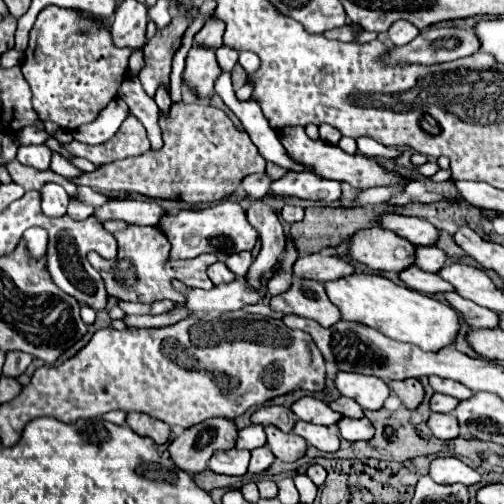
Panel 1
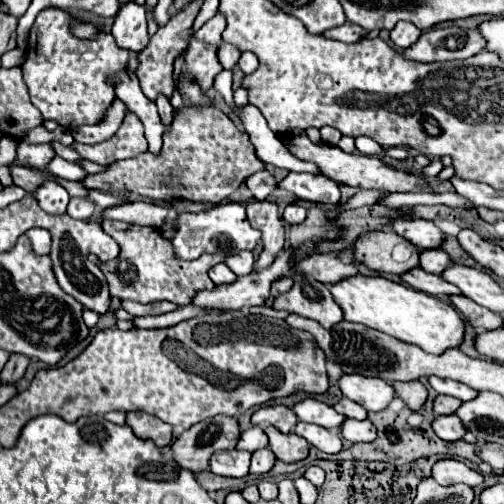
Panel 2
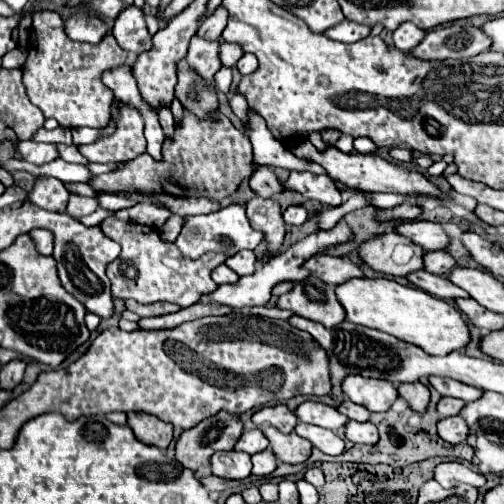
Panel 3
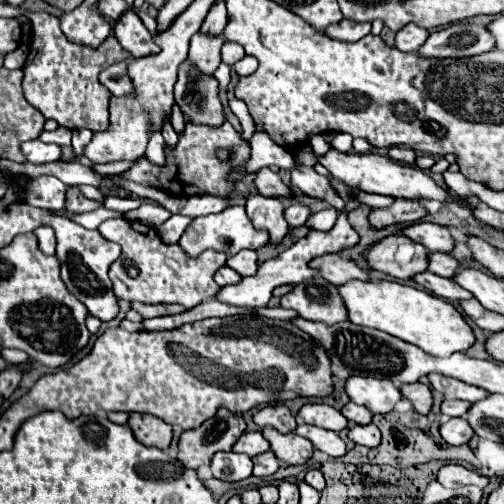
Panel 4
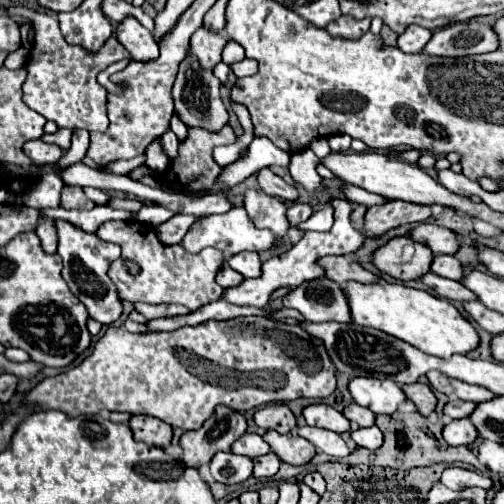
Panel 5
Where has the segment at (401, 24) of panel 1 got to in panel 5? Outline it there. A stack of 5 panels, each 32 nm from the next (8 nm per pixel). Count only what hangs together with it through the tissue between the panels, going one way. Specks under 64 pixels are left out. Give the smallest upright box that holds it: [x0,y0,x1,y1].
[398,26,432,54]

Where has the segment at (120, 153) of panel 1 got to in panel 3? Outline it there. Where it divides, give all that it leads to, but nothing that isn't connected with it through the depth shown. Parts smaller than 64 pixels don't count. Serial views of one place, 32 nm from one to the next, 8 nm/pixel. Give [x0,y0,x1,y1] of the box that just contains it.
[80,98,146,162]

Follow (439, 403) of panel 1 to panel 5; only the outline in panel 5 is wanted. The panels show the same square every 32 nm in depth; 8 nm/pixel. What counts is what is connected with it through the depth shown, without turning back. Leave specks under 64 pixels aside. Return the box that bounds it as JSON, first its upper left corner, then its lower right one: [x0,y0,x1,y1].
[444,400,476,422]

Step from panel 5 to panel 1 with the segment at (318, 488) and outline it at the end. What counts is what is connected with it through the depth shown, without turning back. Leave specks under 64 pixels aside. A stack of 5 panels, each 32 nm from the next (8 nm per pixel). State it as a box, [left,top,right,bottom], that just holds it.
[306,464,326,486]

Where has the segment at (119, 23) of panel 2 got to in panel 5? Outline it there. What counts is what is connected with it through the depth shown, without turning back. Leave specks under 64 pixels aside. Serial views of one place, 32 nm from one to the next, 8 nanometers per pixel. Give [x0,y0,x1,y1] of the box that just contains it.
[116,18,158,62]

